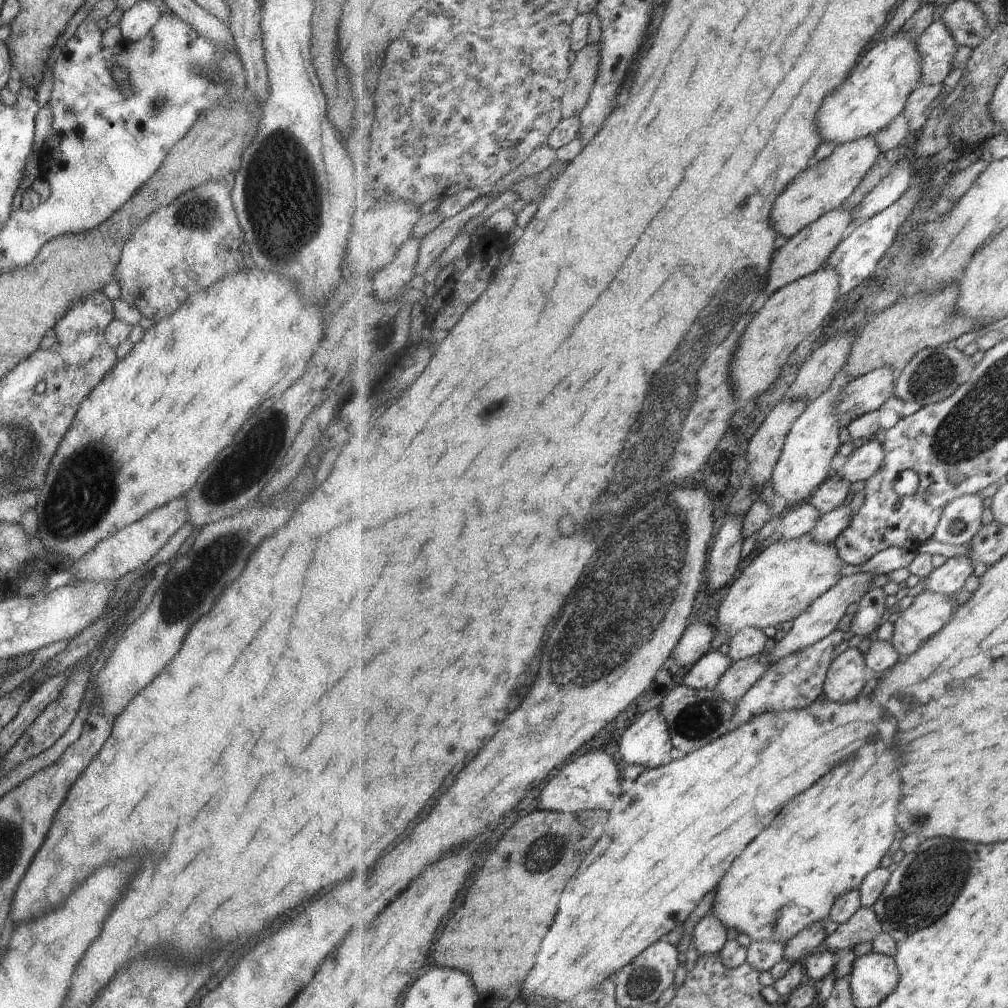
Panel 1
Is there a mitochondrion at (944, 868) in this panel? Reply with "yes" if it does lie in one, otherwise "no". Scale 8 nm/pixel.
yes

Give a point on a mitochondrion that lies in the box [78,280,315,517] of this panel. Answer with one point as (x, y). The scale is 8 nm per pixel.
(253, 455)

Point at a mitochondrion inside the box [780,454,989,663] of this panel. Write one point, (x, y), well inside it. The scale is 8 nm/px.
(955, 525)

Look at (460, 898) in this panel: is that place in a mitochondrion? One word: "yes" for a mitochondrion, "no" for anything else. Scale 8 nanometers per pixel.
no

